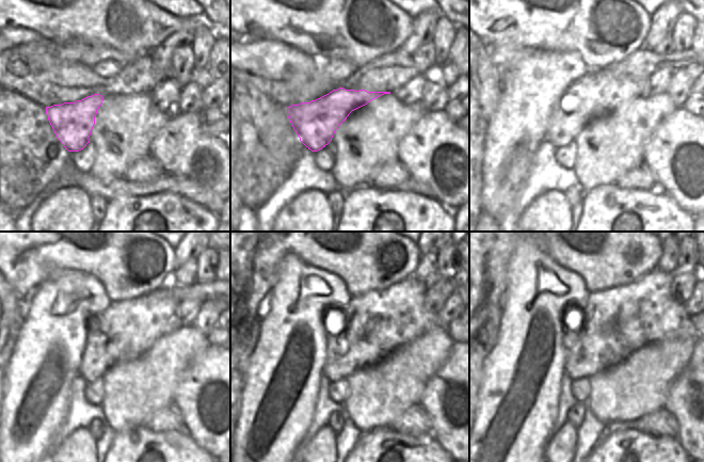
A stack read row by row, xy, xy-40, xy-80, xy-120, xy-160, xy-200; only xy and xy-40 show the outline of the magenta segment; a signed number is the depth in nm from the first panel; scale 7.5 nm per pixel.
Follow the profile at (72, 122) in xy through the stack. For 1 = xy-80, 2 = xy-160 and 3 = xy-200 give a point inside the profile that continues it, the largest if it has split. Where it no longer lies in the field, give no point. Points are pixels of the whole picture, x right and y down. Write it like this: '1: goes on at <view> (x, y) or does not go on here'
1: goes on at xy-80 (594, 95)
2: goes on at xy-160 (395, 316)
3: goes on at xy-200 (644, 312)

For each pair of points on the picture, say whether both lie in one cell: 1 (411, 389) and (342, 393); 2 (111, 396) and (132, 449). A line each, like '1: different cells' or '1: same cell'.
1: different cells
2: different cells

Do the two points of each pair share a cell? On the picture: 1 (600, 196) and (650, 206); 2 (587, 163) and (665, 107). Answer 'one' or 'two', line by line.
1: one
2: one

